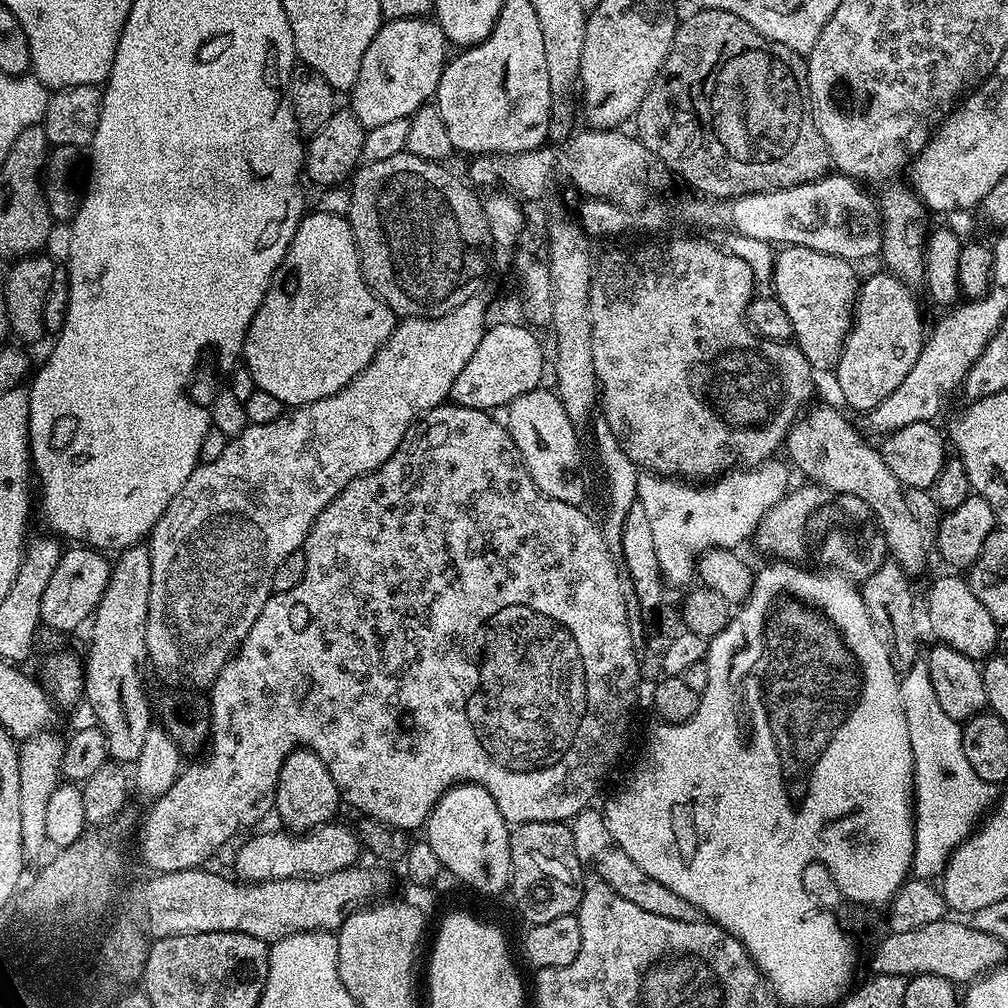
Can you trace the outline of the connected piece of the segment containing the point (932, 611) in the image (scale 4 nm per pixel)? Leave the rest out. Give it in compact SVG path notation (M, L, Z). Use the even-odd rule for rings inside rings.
M948 575L952 576L938 577L928 592L928 624L939 643L958 650L958 654L966 654L966 658L983 662L993 655L996 646L996 619L974 598L974 590L970 590L963 575Z

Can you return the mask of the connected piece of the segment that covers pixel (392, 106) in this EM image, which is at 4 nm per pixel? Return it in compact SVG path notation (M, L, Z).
M422 16L398 18L397 20L385 19L380 25L378 34L374 34L374 42L362 54L362 66L358 66L358 78L350 90L352 104L350 111L358 118L358 122L365 130L376 126L385 125L386 122L407 120L419 108L425 107L435 97L436 87L444 73L446 63L446 41L444 31L440 29L435 19Z

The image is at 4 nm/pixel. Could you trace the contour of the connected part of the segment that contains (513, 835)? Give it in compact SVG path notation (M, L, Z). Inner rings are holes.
M559 820L518 824L511 829L508 841L512 863L510 893L517 910L528 919L527 923L541 924L551 922L553 918L573 915L584 896L586 879L571 827Z

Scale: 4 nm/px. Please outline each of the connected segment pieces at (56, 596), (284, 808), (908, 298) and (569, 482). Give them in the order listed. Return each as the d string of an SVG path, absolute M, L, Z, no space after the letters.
M68 546L60 553L60 561L43 591L40 624L56 632L72 632L95 612L108 585L112 564L103 551L87 546Z
M295 748L284 759L280 777L276 783L275 815L280 815L280 820L285 829L296 834L310 832L314 828L327 824L333 819L336 811L342 808L340 787L334 782L330 770L318 758L316 752L308 748Z
M884 270L859 285L852 328L844 340L834 379L840 387L841 398L861 414L871 412L882 398L890 398L898 390L898 382L910 374L924 348L926 324L924 328L912 292L909 285Z
M544 386L535 388L533 392L527 392L511 400L506 405L506 413L508 412L506 427L508 433L512 435L514 446L518 446L518 454L522 458L530 478L534 478L534 486L538 486L538 490L542 490L542 494L546 494L552 500L580 506L585 502L583 501L584 476L580 473L580 448L576 445L578 428L577 425L570 422L560 397L556 395L555 391L548 389L547 392L546 388Z

